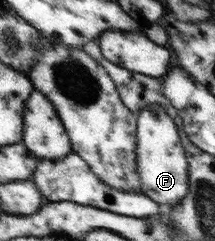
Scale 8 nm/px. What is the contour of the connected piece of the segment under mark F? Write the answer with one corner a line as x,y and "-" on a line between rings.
147,105
138,113
136,141
135,155
137,158
135,158
135,169
137,169
140,178
141,193
159,204
177,204
189,192
188,162
185,149
181,144
178,127
161,105

